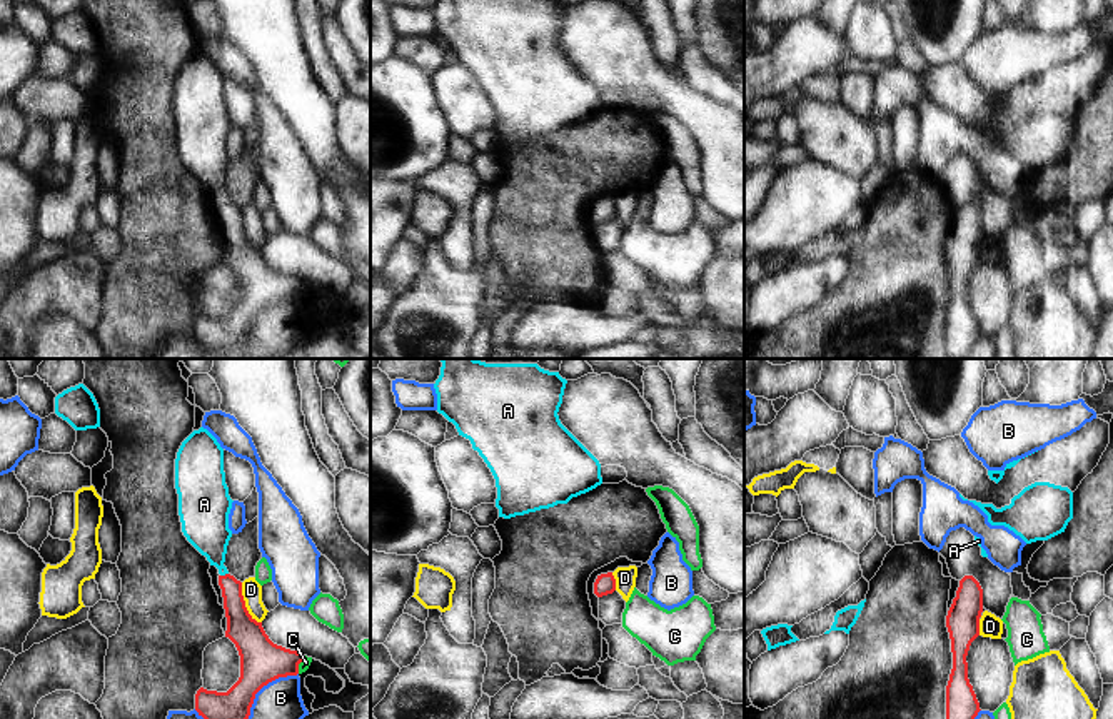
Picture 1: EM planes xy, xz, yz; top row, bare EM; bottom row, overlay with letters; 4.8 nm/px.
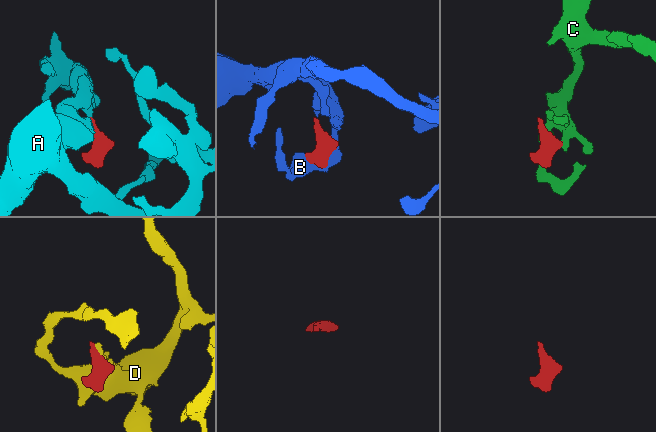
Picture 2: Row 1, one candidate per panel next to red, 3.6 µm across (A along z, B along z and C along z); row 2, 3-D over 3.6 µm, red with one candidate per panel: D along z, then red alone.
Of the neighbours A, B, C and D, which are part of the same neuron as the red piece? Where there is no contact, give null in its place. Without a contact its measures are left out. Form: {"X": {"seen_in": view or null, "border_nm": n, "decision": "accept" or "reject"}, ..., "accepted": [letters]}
{"A": {"seen_in": "xy", "border_nm": 40, "decision": "accept"}, "B": {"seen_in": "xy", "border_nm": 340, "decision": "reject"}, "C": {"seen_in": "xy", "border_nm": 100, "decision": "reject"}, "D": {"seen_in": "xy", "border_nm": 220, "decision": "reject"}, "accepted": ["A"]}

